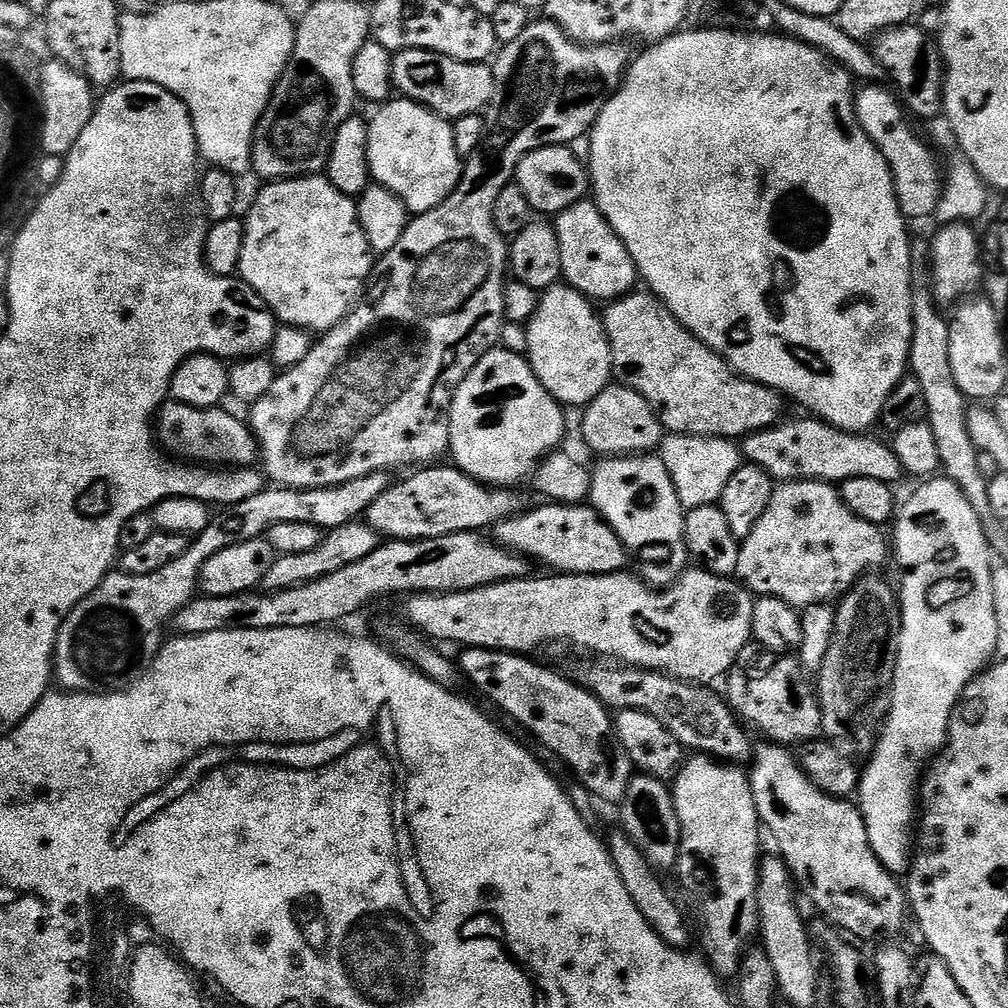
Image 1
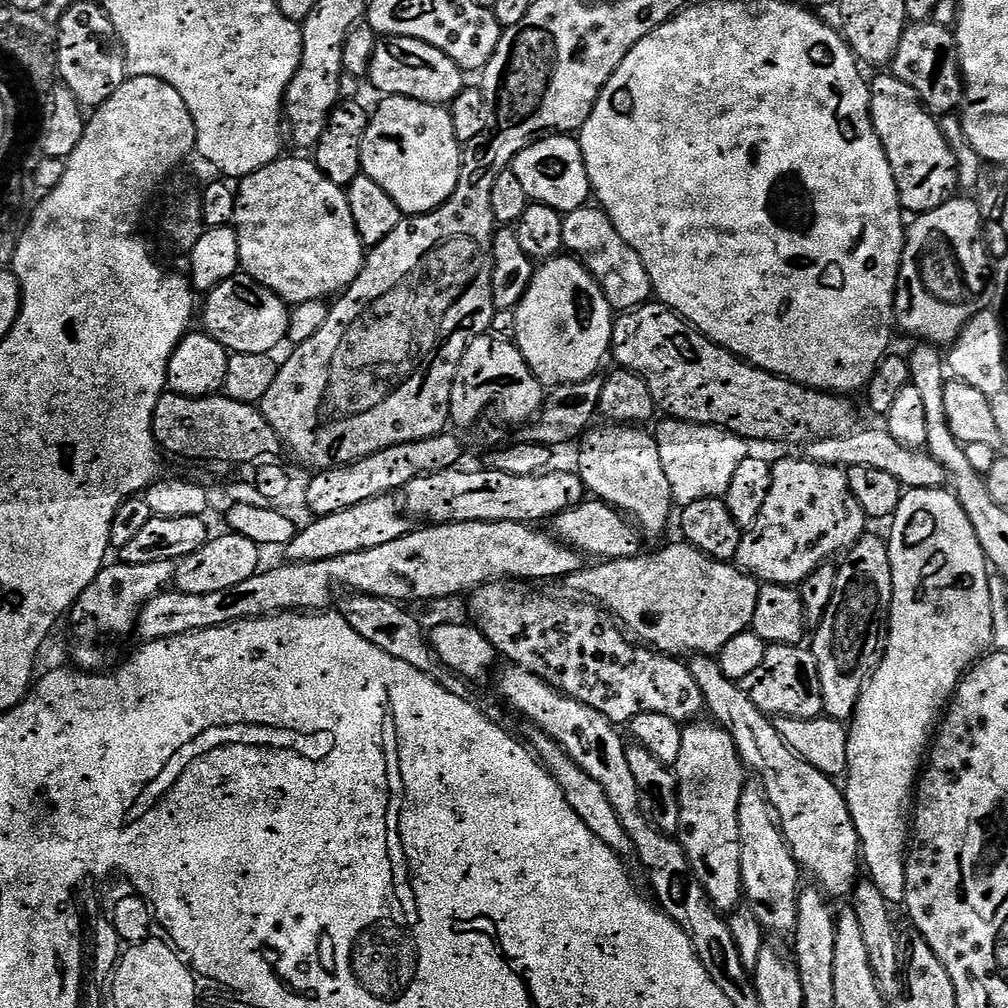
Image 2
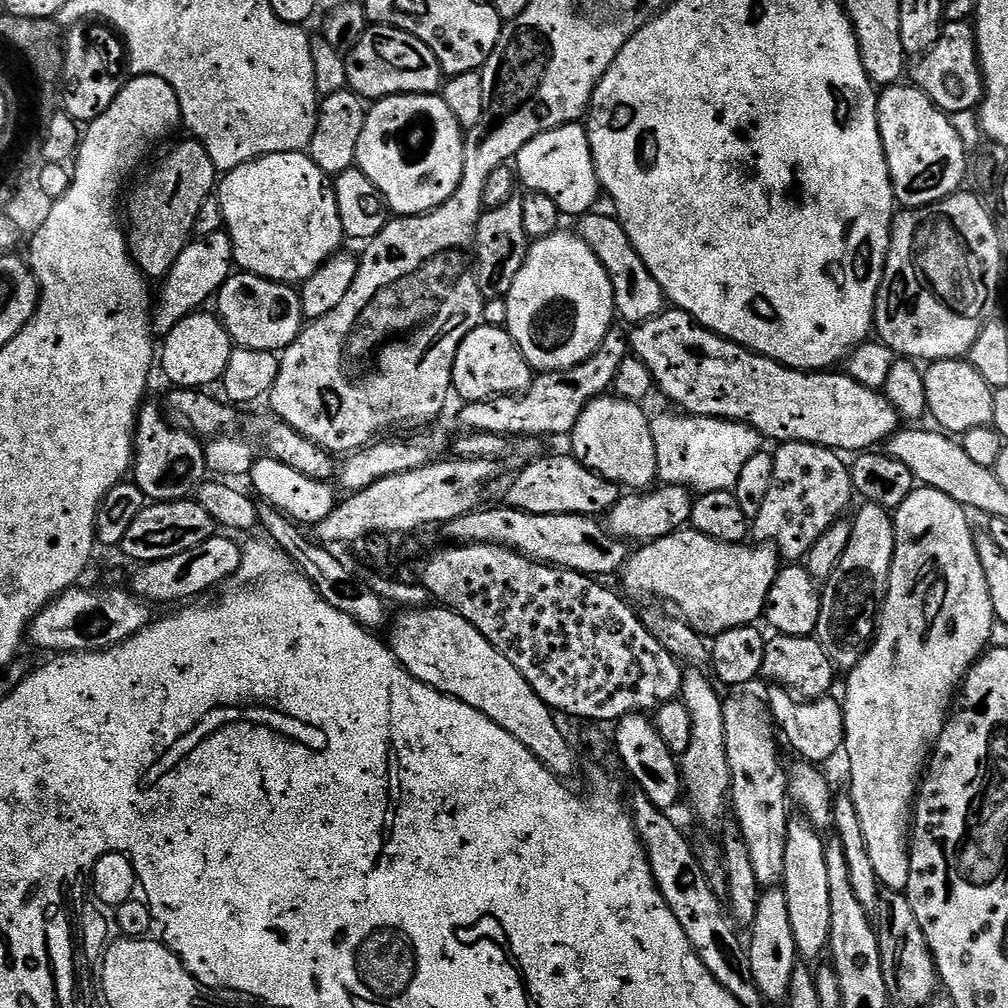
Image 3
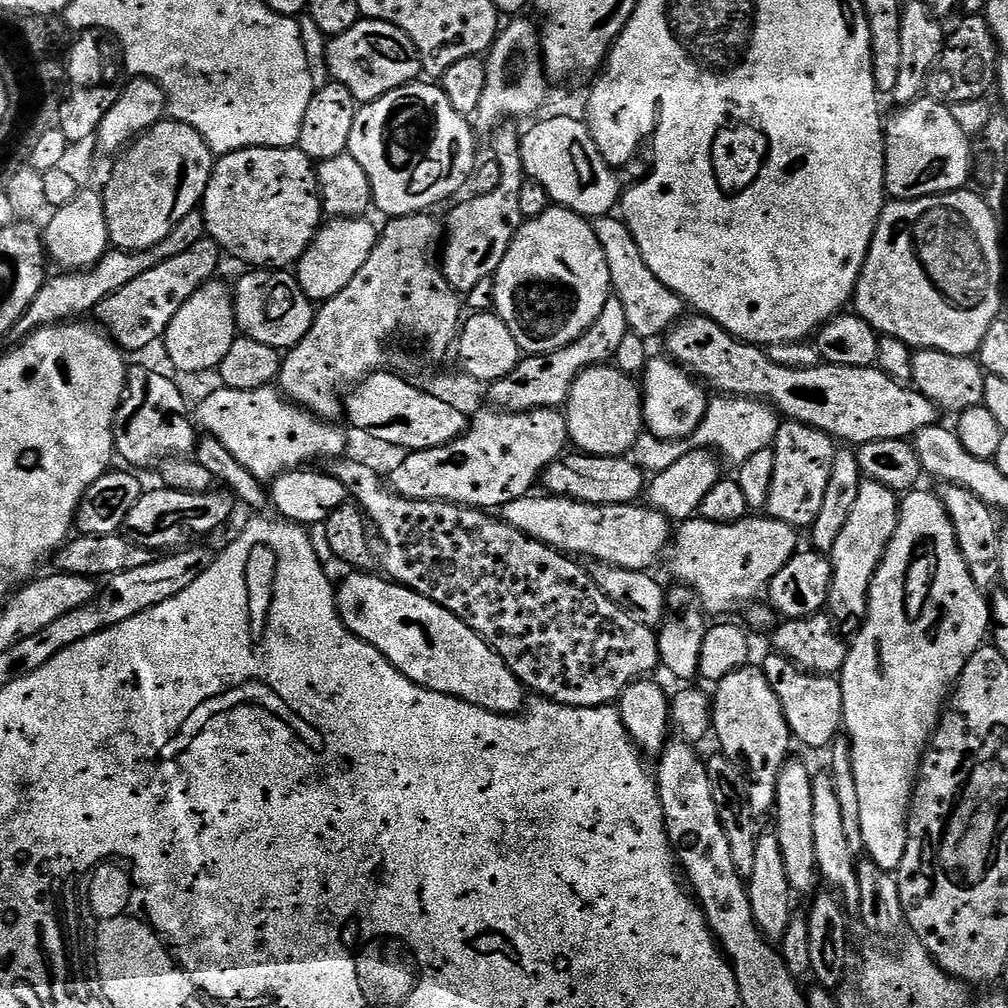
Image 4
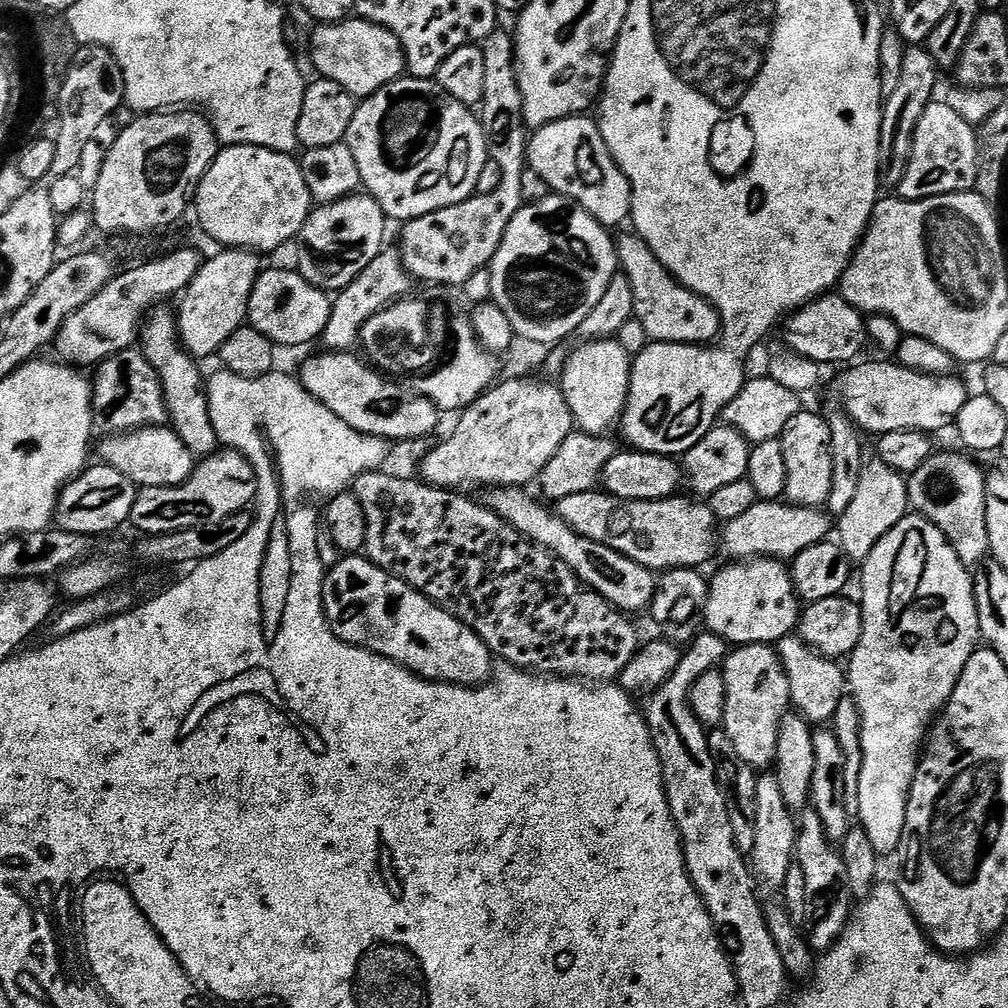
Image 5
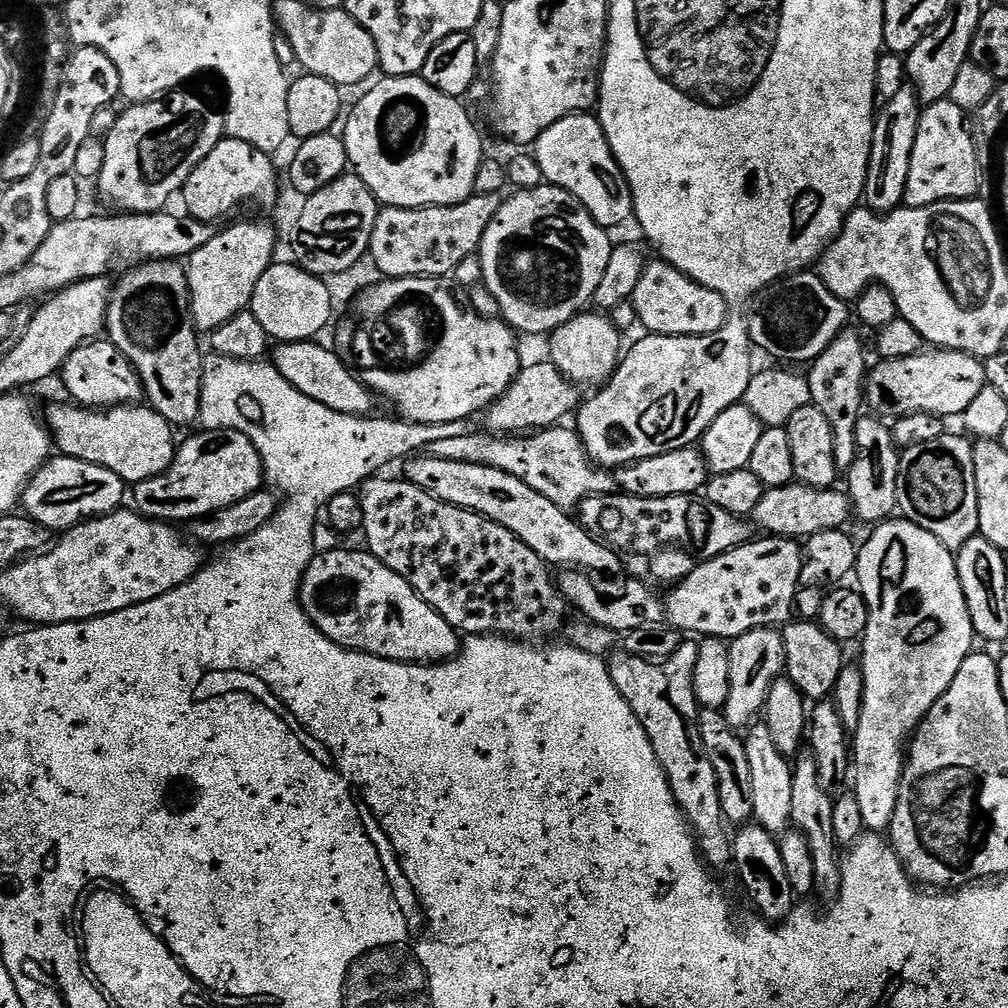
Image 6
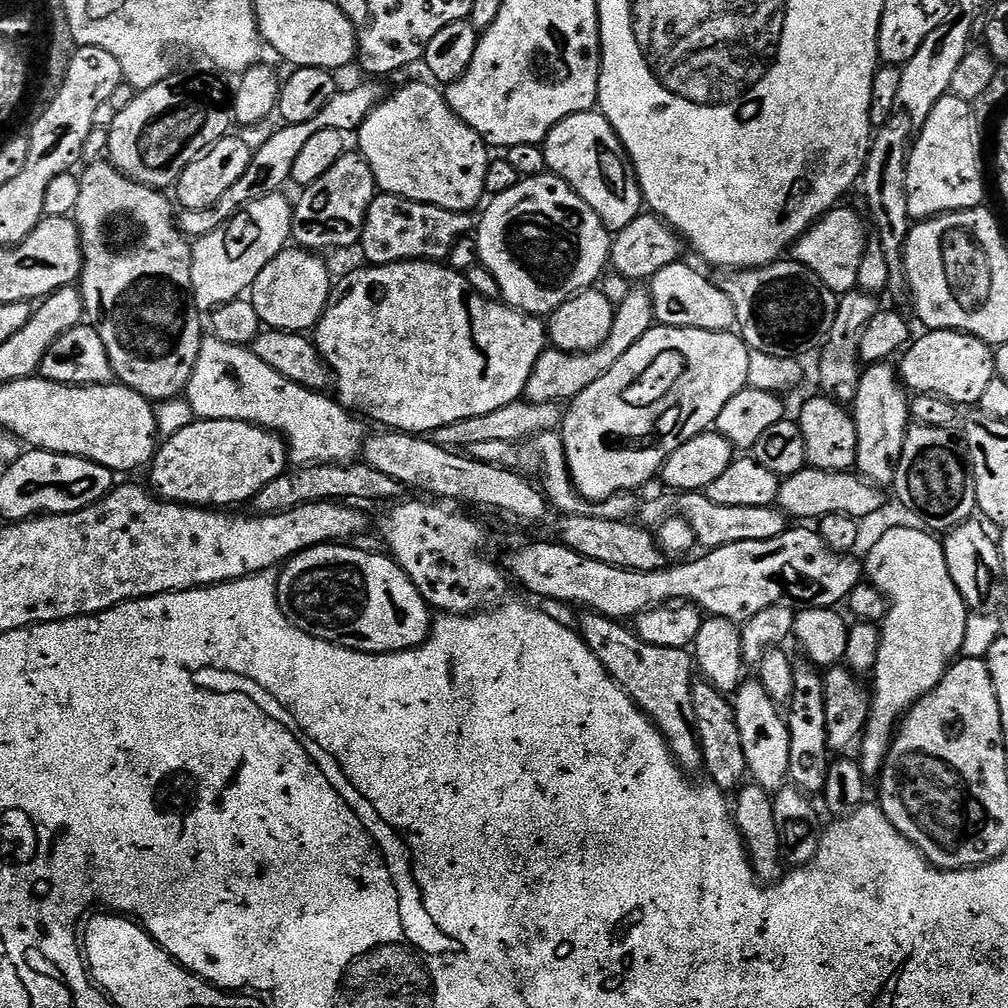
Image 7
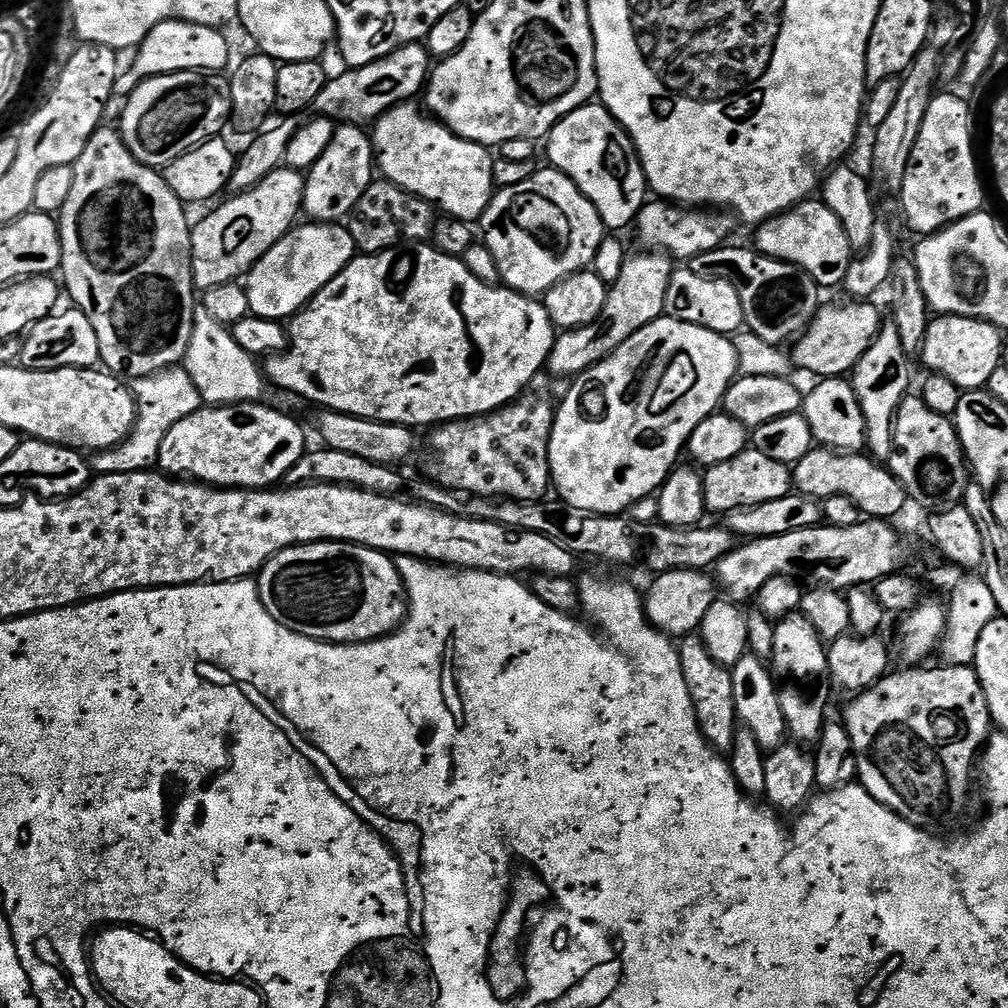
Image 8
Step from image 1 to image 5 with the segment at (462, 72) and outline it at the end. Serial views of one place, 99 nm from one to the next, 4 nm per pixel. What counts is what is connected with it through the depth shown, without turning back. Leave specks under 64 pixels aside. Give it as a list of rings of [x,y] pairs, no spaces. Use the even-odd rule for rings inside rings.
[[[359,18],[316,26],[312,32],[312,64],[323,79],[338,82],[338,86],[357,98],[373,96],[382,85],[399,79],[406,68],[397,36],[382,26]]]

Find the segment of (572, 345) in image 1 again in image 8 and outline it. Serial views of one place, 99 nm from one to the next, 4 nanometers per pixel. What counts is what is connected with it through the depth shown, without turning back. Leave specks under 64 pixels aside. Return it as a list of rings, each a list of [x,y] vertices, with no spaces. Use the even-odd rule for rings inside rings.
[[[544,166],[537,170],[526,182],[518,186],[499,189],[488,203],[482,217],[484,236],[482,243],[494,254],[498,262],[500,279],[507,287],[529,298],[543,297],[558,282],[570,278],[576,272],[591,269],[598,246],[602,246],[606,229],[596,207],[589,202],[582,190],[566,174],[556,168]]]

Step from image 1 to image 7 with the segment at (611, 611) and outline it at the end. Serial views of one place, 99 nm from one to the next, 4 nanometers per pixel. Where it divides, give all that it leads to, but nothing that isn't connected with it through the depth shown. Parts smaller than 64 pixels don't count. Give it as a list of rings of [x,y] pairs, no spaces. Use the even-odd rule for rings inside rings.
[[[806,466],[802,470],[798,470],[798,474],[790,474],[783,477],[780,482],[780,498],[778,507],[781,512],[789,517],[795,518],[800,522],[818,522],[826,514],[842,514],[850,516],[853,520],[863,521],[863,516],[872,516],[875,512],[880,512],[884,508],[884,496],[877,485],[861,478],[855,471],[831,472],[830,470],[818,470],[817,468]]]

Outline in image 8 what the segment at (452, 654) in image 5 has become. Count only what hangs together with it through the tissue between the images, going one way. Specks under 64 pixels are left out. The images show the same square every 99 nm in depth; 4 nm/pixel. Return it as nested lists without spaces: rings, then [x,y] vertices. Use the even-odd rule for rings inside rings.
[[[321,542],[318,544],[297,544],[294,548],[282,550],[277,556],[271,556],[258,573],[262,606],[270,610],[270,618],[274,622],[282,622],[286,630],[294,630],[294,634],[302,634],[306,638],[323,640],[326,644],[369,644],[371,640],[380,640],[396,631],[408,615],[408,591],[404,589],[404,579],[398,574],[395,559],[387,552],[379,552],[373,548],[363,548],[361,544],[342,544],[339,542]]]

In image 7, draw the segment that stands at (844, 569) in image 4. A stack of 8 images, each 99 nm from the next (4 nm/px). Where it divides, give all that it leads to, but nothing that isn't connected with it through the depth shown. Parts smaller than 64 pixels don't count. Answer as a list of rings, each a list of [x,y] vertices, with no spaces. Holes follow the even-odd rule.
[[[891,363],[869,364],[861,371],[858,390],[850,405],[858,434],[855,471],[877,486],[891,485],[895,481],[896,467],[910,427],[905,419],[909,399],[899,371]]]

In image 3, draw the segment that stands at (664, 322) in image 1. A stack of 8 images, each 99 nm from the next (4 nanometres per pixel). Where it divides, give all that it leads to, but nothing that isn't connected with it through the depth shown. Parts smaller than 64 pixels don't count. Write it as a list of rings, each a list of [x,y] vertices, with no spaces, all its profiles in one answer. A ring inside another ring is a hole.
[[[675,306],[635,325],[630,332],[630,348],[639,360],[646,362],[658,392],[669,396],[680,407],[677,409],[689,416],[712,416],[714,419],[749,424],[768,442],[776,440],[780,444],[789,444],[801,440],[841,454],[859,454],[883,445],[902,424],[883,391],[862,386],[853,376],[840,370],[802,372],[798,368],[787,368],[704,328],[689,312]]]

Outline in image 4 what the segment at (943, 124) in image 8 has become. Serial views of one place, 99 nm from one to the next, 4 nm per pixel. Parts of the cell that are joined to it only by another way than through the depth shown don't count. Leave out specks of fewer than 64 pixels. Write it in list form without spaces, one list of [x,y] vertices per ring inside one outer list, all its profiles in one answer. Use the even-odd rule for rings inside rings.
[[[921,98],[905,104],[897,116],[887,117],[884,129],[884,187],[892,200],[917,200],[940,196],[944,192],[959,192],[969,183],[974,163],[974,148],[970,137],[954,120],[951,107],[938,100]]]

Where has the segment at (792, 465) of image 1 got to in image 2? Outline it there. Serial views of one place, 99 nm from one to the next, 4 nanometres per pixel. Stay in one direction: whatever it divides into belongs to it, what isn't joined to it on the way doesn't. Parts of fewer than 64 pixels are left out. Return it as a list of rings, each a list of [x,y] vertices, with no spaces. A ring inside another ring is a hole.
[[[887,427],[863,428],[851,432],[849,436],[811,441],[806,448],[807,459],[842,469],[870,466],[872,470],[894,474],[894,478],[898,478],[898,482],[903,484],[905,489],[945,487],[945,470],[927,450],[904,446],[902,442],[898,442],[898,438],[894,438],[894,434],[888,432]]]

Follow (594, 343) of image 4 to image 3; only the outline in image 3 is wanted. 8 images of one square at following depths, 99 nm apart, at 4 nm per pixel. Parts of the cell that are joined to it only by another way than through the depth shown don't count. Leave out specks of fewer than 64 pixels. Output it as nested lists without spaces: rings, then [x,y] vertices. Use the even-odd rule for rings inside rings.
[[[623,327],[609,328],[606,338],[602,338],[602,346],[586,358],[578,366],[561,372],[541,372],[533,379],[531,386],[522,394],[511,396],[491,396],[489,400],[473,400],[465,403],[461,413],[455,418],[455,427],[458,426],[465,433],[485,432],[486,434],[500,435],[509,438],[516,436],[564,436],[567,437],[574,430],[578,418],[582,418],[582,410],[586,410],[588,403],[598,396],[605,395],[614,382],[614,374],[622,367],[622,362],[630,355],[630,336]]]

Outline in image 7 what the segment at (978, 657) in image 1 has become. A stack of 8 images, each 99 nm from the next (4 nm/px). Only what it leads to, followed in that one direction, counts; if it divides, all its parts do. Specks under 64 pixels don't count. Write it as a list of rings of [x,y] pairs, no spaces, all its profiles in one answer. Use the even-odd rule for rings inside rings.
[[[920,526],[892,528],[877,538],[876,545],[868,552],[866,580],[884,595],[886,601],[886,611],[880,628],[880,649],[874,669],[876,696],[874,692],[870,700],[868,723],[864,726],[864,735],[858,744],[859,766],[865,777],[872,778],[884,766],[894,729],[899,725],[904,713],[938,684],[961,655],[970,609],[965,604],[958,586],[954,586],[954,578],[950,578],[943,543],[931,531]]]

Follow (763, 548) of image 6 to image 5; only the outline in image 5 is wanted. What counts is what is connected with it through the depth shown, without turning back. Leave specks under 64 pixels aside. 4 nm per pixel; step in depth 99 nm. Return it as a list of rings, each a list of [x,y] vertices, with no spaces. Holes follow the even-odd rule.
[[[758,556],[741,560],[739,562],[728,562],[728,565],[717,574],[716,577],[711,577],[710,587],[708,589],[708,601],[704,603],[704,610],[702,613],[702,624],[707,631],[712,632],[716,636],[721,636],[725,642],[732,646],[739,646],[741,644],[770,644],[775,646],[784,636],[791,636],[797,631],[800,623],[800,613],[802,611],[802,601],[797,596],[794,586],[792,585],[792,574],[789,565],[783,560],[774,560],[766,556]]]

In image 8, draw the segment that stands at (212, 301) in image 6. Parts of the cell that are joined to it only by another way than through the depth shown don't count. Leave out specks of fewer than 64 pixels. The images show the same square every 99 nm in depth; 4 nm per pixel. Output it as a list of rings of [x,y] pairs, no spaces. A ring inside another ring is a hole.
[[[281,166],[266,178],[262,178],[258,186],[254,186],[248,192],[233,195],[233,200],[228,200],[225,204],[217,203],[217,208],[209,216],[202,217],[197,224],[195,221],[192,228],[192,277],[197,289],[231,284],[247,277],[258,258],[262,258],[262,254],[266,254],[270,246],[277,244],[284,235],[292,231],[297,223],[296,215],[301,215],[304,202],[304,185],[305,177],[297,169]]]

